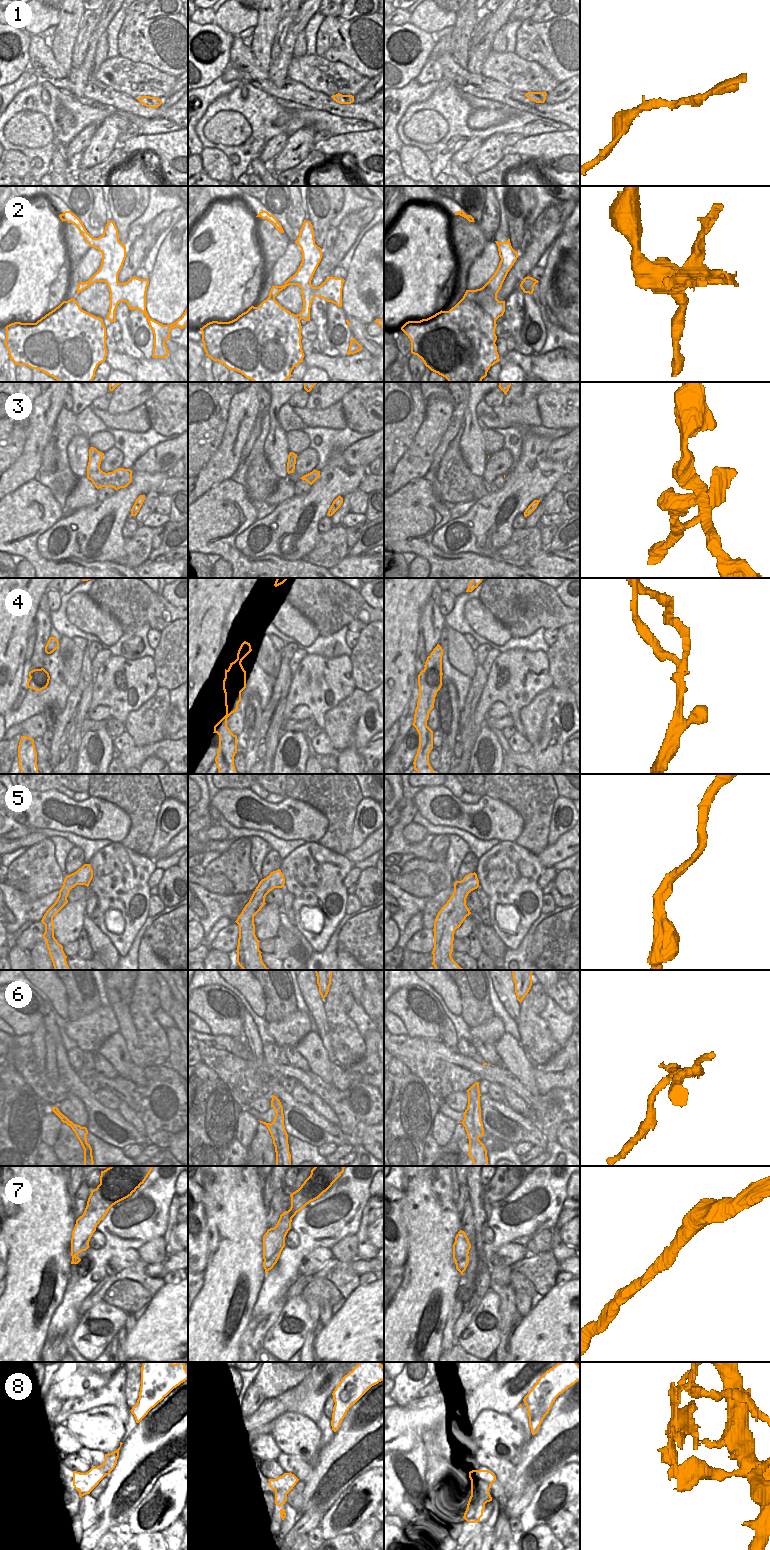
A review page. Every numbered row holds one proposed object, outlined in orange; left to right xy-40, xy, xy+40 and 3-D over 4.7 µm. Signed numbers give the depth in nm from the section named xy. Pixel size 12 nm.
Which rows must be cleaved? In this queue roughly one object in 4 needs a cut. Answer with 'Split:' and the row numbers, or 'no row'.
Split: 4, 5, 8

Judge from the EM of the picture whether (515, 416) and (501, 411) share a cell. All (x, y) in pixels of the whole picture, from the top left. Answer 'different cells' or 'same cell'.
same cell

